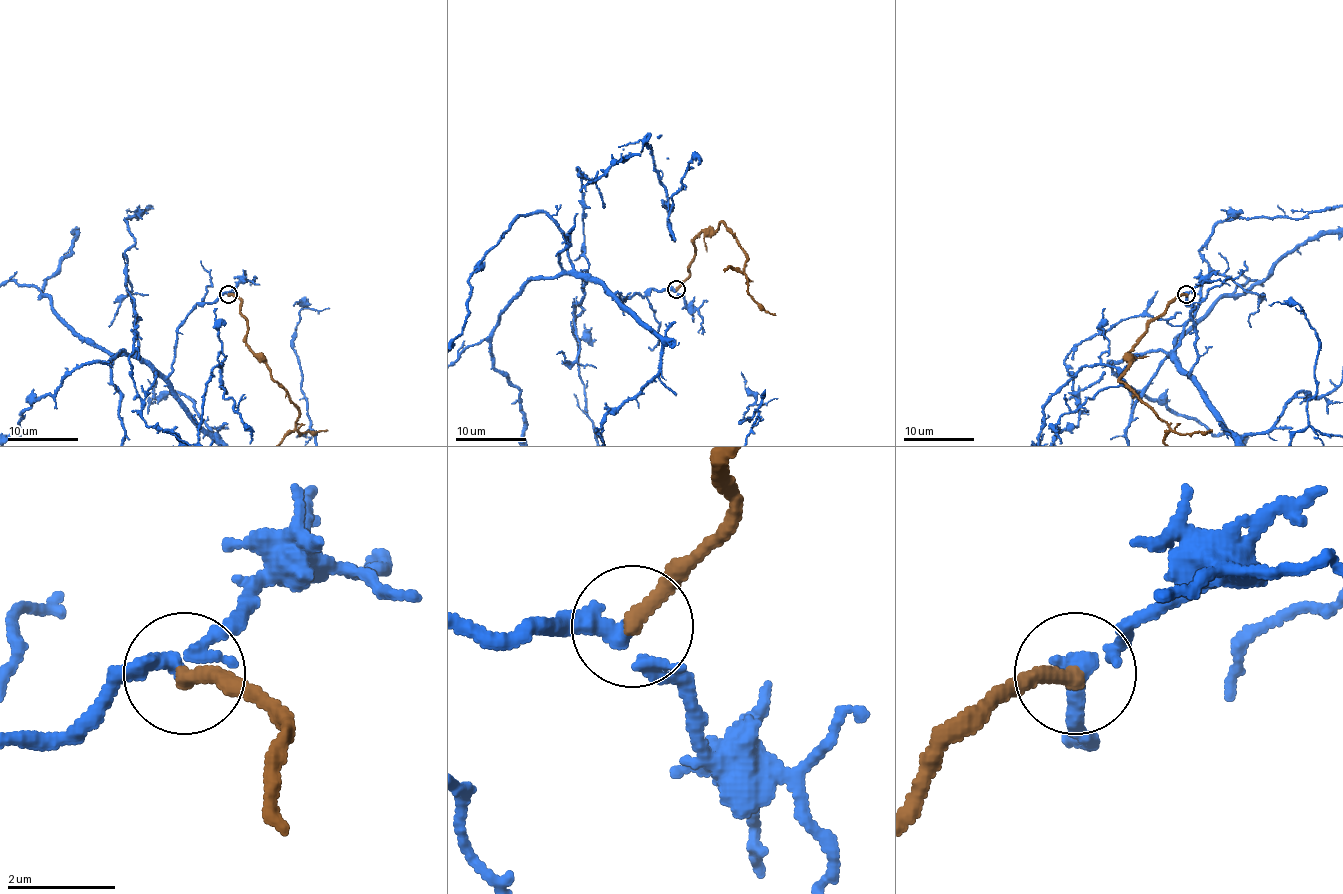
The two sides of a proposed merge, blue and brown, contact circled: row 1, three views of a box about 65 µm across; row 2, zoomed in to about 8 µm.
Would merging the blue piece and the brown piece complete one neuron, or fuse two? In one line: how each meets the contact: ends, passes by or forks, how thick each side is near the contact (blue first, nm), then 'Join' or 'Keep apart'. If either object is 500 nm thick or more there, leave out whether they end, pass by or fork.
At the ring blue forks. At the ring brown ends. Thickness 220 nm (blue) against 320 nm. Keep apart

